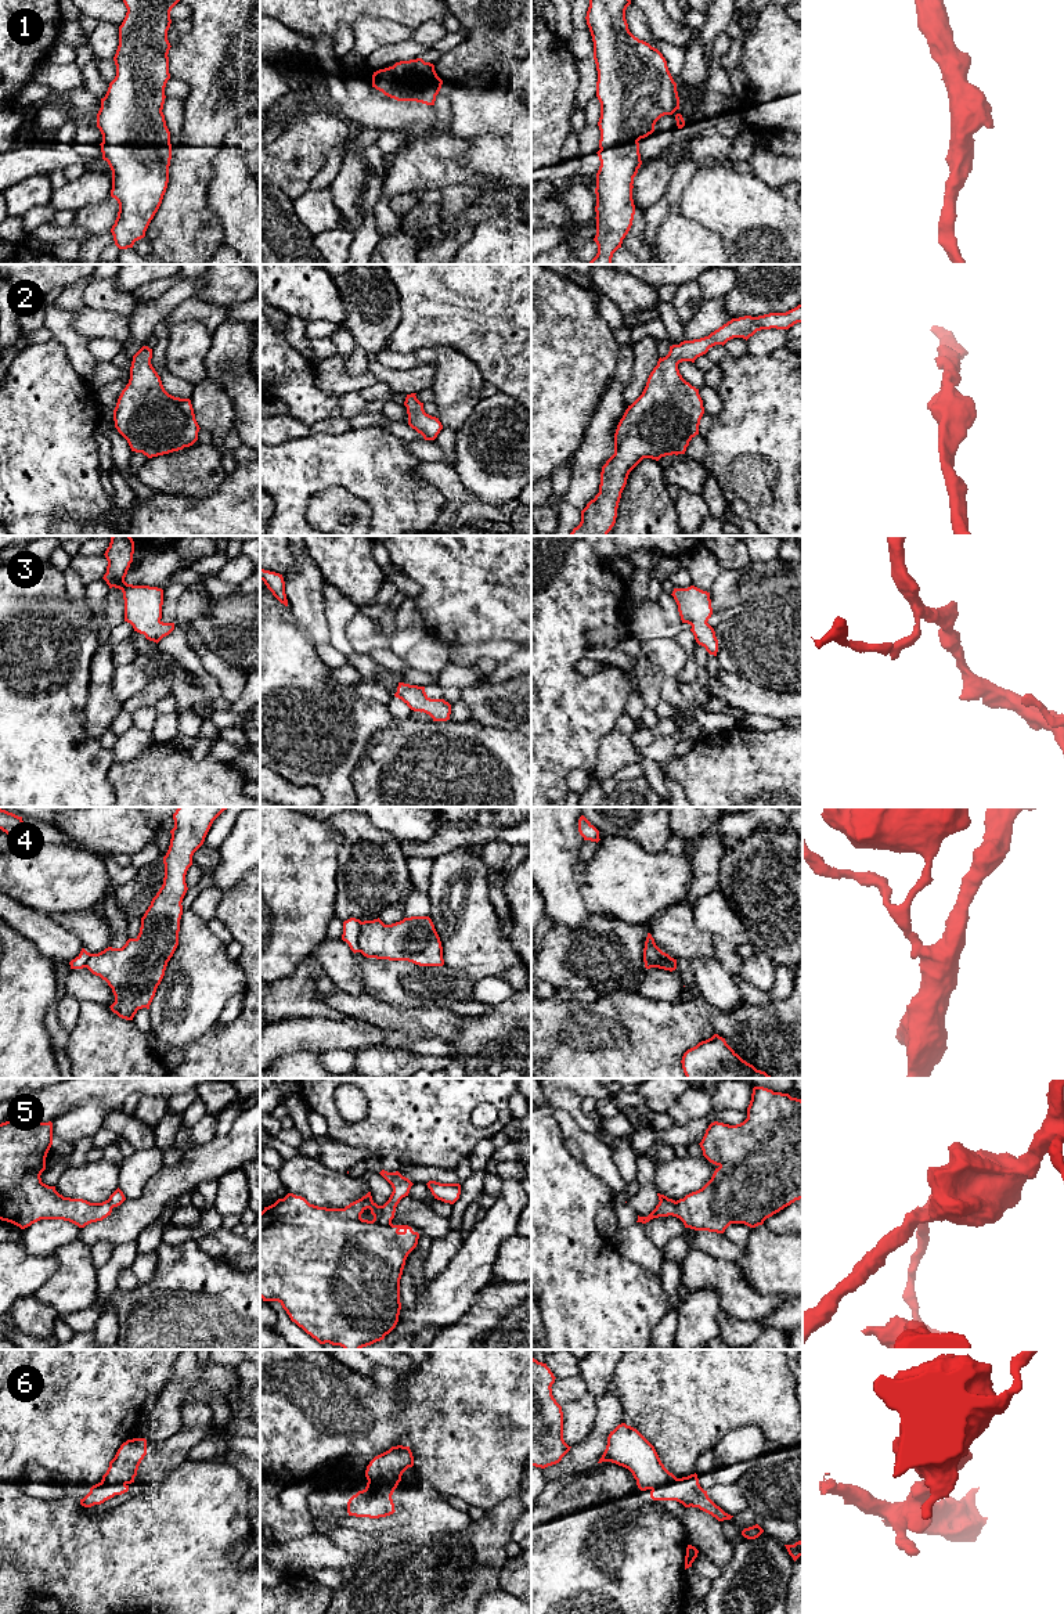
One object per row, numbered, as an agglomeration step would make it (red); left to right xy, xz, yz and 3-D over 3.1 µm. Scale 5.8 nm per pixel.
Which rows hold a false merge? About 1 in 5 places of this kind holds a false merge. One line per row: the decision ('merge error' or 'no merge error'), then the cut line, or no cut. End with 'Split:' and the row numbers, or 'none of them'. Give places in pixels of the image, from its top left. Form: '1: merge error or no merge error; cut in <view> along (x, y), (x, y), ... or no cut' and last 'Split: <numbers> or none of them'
1: no merge error; no cut
2: no merge error; no cut
3: no merge error; no cut
4: merge error; cut in xz along (363, 922), (359, 930), (359, 951)
5: merge error; cut in xz along (379, 1206), (379, 1221), (390, 1224)
6: no merge error; no cut
Split: 4, 5

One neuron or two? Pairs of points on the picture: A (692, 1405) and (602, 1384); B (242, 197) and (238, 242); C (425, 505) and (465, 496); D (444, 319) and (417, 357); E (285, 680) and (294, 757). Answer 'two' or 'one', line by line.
A: two
B: one
C: two
D: two
E: one

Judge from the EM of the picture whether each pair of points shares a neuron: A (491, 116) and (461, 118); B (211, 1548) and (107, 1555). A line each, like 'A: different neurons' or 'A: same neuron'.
A: same neuron
B: same neuron

